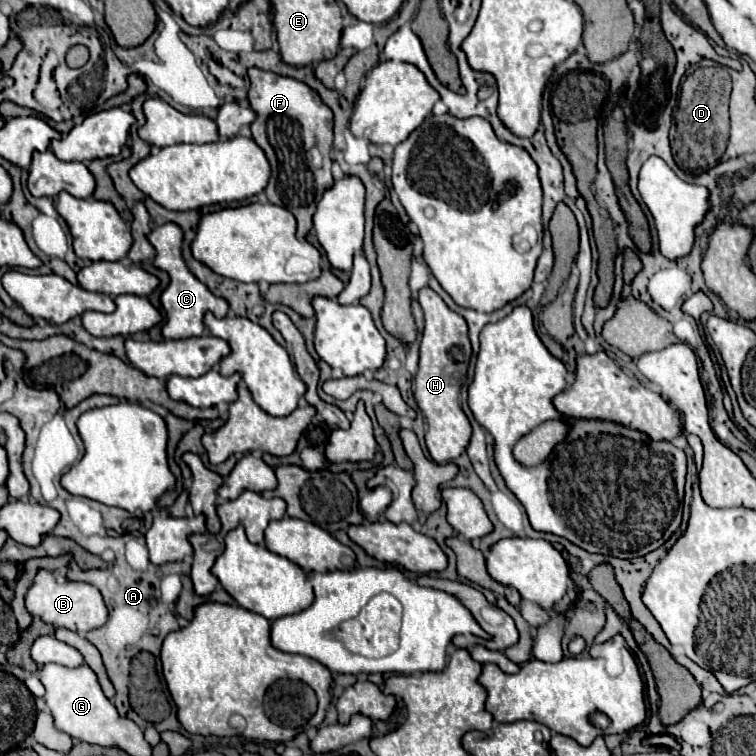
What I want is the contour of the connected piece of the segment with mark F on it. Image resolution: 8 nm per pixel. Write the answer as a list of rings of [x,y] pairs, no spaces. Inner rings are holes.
[[[250,67],[248,77],[250,77],[248,101],[252,111],[256,113],[256,121],[250,125],[252,139],[266,153],[272,167],[272,175],[264,193],[270,203],[286,207],[296,217],[298,221],[296,237],[304,239],[312,227],[316,203],[322,199],[322,193],[328,187],[332,187],[334,181],[330,173],[332,161],[328,157],[328,151],[332,147],[332,125],[334,125],[332,111],[320,99],[320,95],[316,95],[316,91],[312,91],[306,83],[300,83],[298,79],[288,79],[258,67]],[[316,143],[324,145],[328,143],[326,145],[328,149],[322,149],[324,165],[320,169],[308,163],[308,151],[310,147],[318,147]]]

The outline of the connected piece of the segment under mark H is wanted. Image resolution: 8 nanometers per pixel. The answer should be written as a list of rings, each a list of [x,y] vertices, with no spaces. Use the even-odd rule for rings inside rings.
[[[422,287],[418,293],[418,301],[422,305],[426,325],[420,341],[420,363],[414,375],[414,397],[422,415],[428,421],[426,447],[430,457],[436,463],[448,463],[466,449],[472,435],[472,427],[458,405],[460,389],[466,381],[472,347],[464,319],[458,313],[450,311],[438,293],[434,293],[430,287]]]

